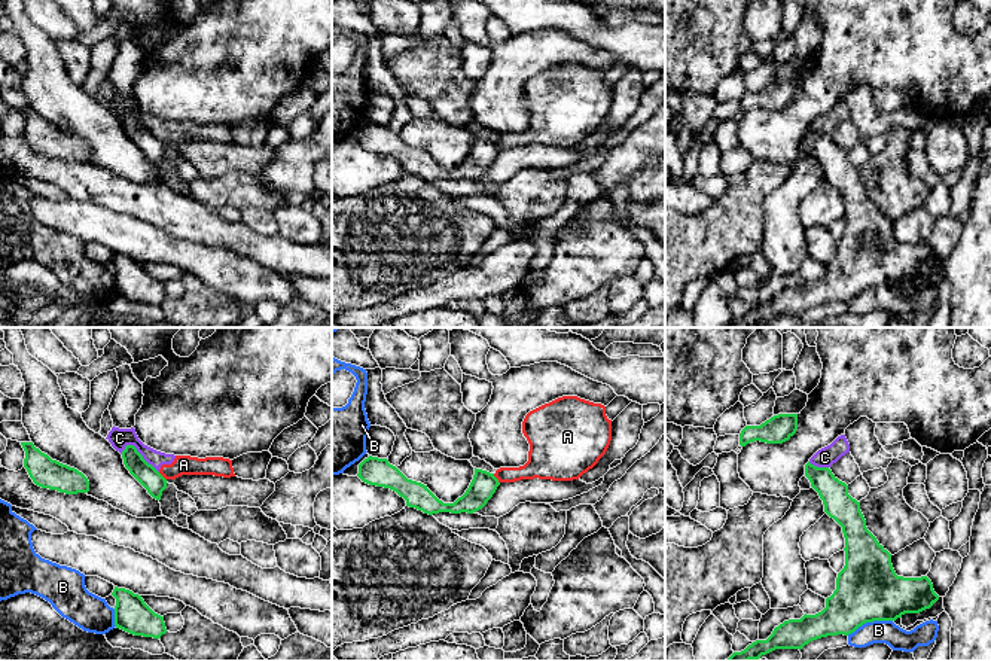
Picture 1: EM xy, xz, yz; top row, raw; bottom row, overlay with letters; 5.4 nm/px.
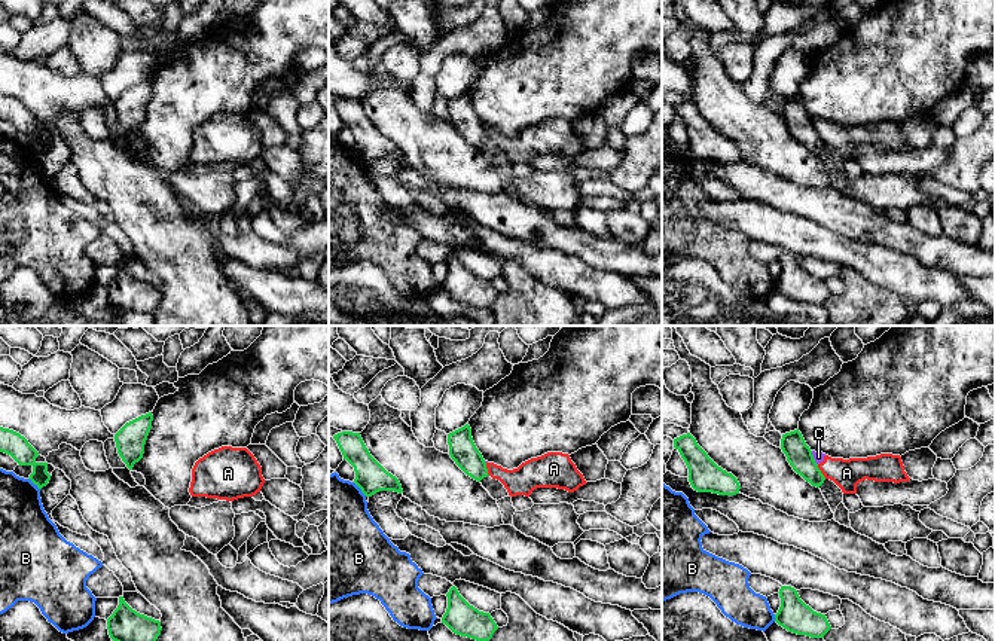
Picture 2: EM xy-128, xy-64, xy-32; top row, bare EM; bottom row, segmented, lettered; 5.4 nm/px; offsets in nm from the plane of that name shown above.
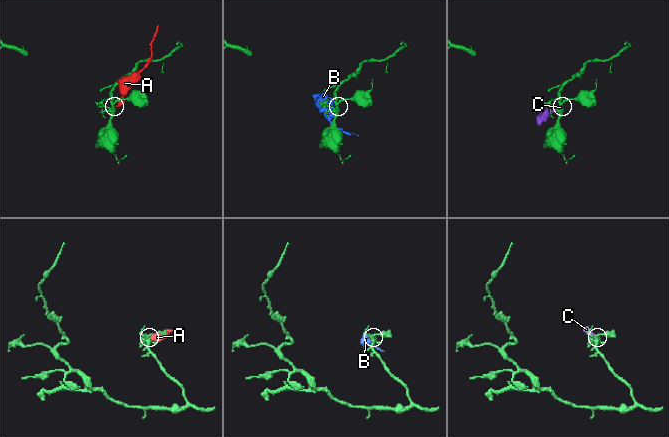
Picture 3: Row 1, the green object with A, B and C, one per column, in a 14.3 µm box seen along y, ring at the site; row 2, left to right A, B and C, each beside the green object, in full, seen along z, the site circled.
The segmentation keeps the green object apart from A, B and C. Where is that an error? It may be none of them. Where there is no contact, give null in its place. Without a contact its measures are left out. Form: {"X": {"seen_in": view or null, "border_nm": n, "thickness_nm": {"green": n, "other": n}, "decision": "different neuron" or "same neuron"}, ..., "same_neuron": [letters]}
{"A": {"seen_in": "xz", "border_nm": 70, "thickness_nm": {"green": 140, "other": 140}, "decision": "different neuron"}, "B": {"seen_in": "yz", "border_nm": 260, "thickness_nm": {"green": 340, "other": 130}, "decision": "different neuron"}, "C": {"seen_in": "xy", "border_nm": 240, "thickness_nm": {"green": 110, "other": 110}, "decision": "different neuron"}, "same_neuron": []}

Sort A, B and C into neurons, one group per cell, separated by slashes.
A C / B

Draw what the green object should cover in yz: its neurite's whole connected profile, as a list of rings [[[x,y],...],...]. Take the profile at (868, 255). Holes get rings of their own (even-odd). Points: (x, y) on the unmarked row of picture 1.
[[[809,128],[805,131],[805,143],[818,159],[824,171],[824,179],[841,194],[845,204],[845,232],[838,240],[836,256],[826,265],[826,274],[815,281],[804,281],[801,286],[789,286],[774,295],[766,307],[756,307],[741,319],[734,319],[725,328],[759,326],[775,316],[802,316],[812,307],[854,299],[859,293],[873,287],[896,287],[905,280],[920,280],[930,275],[939,262],[927,243],[903,244],[897,243],[891,220],[867,197],[866,186],[860,177],[860,168],[848,161],[848,152],[839,147],[829,134],[817,134]]]

